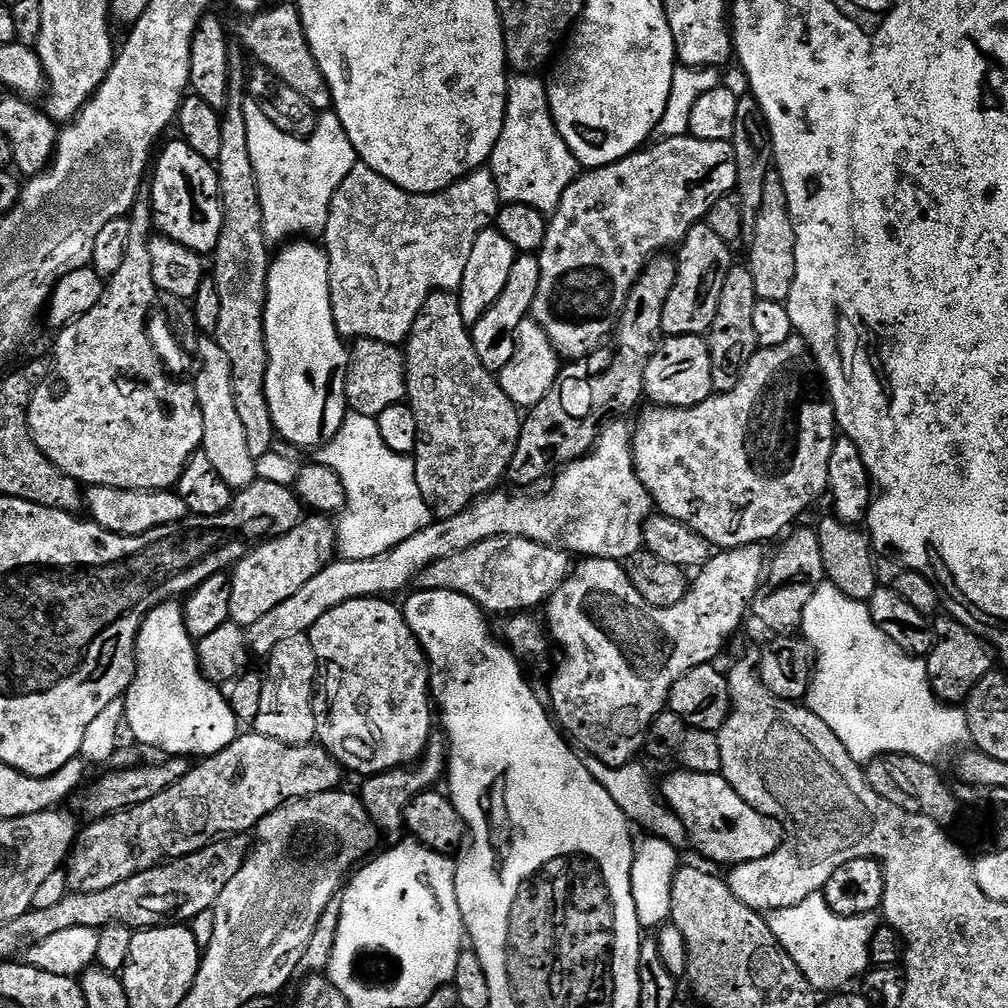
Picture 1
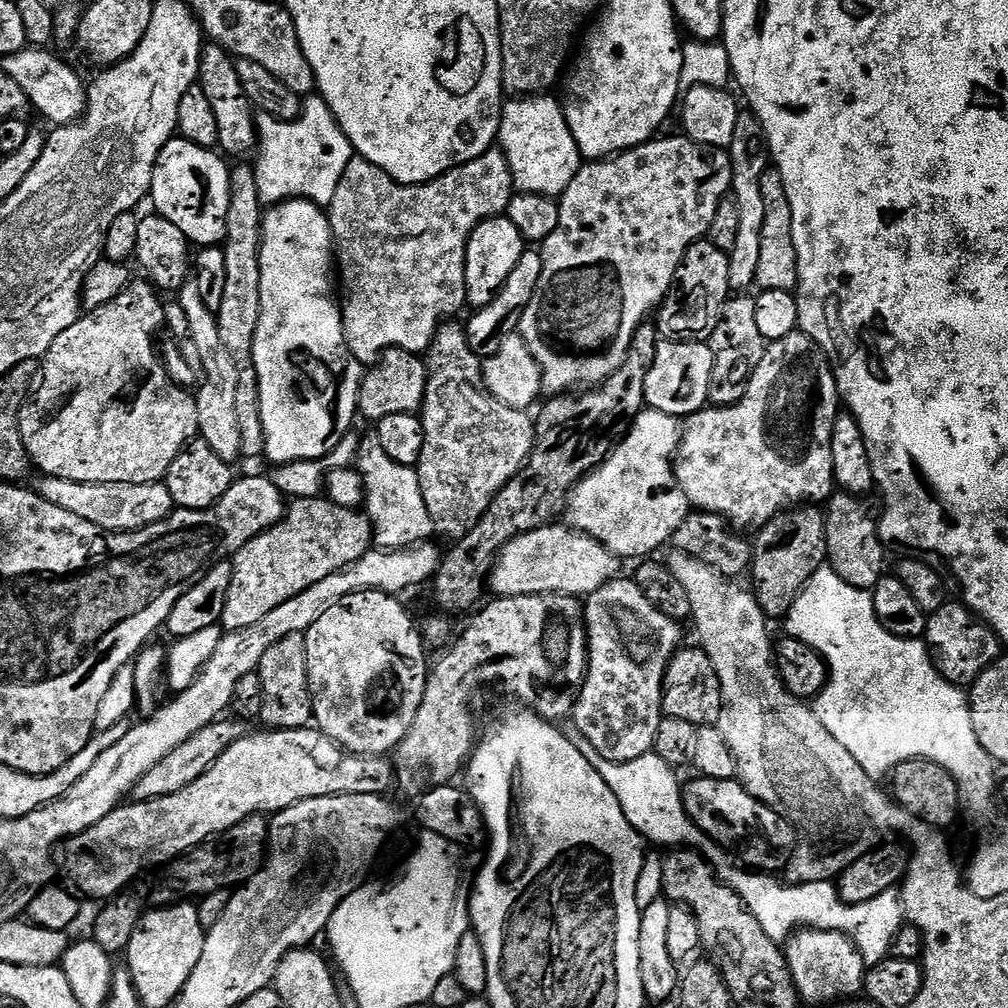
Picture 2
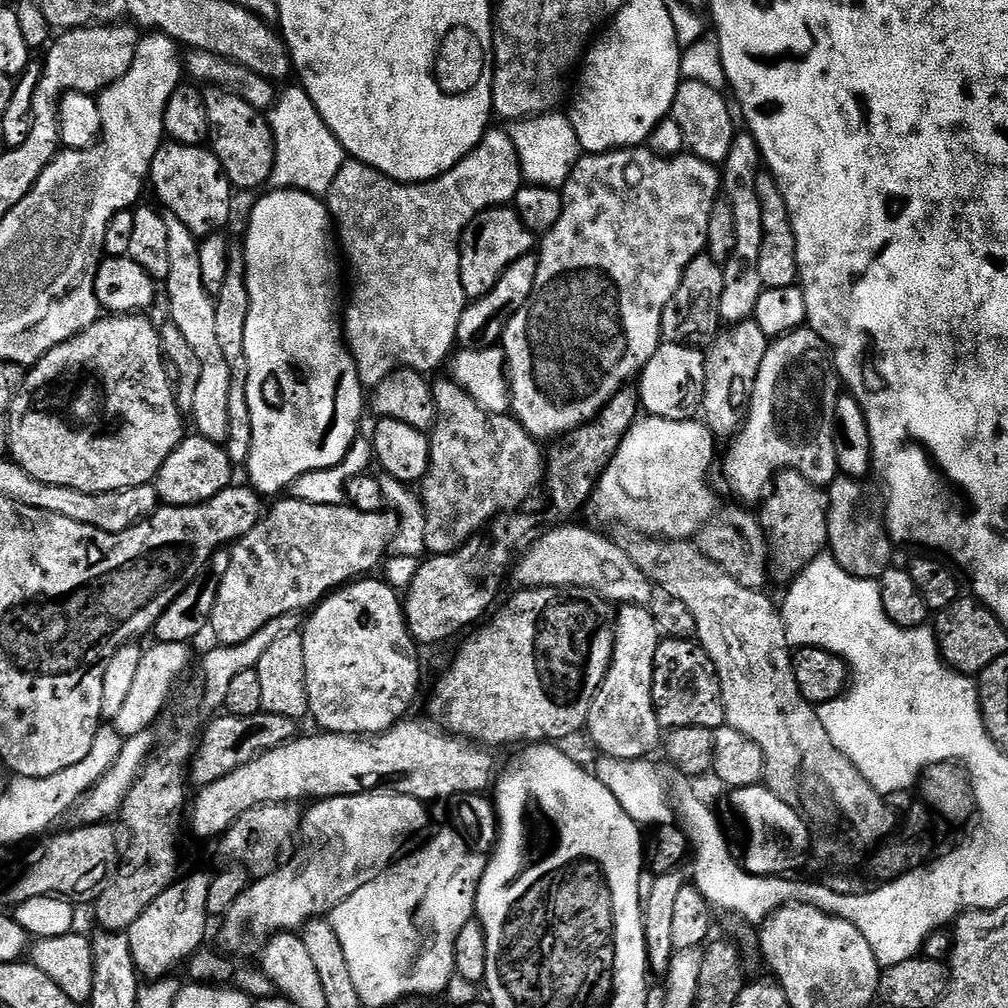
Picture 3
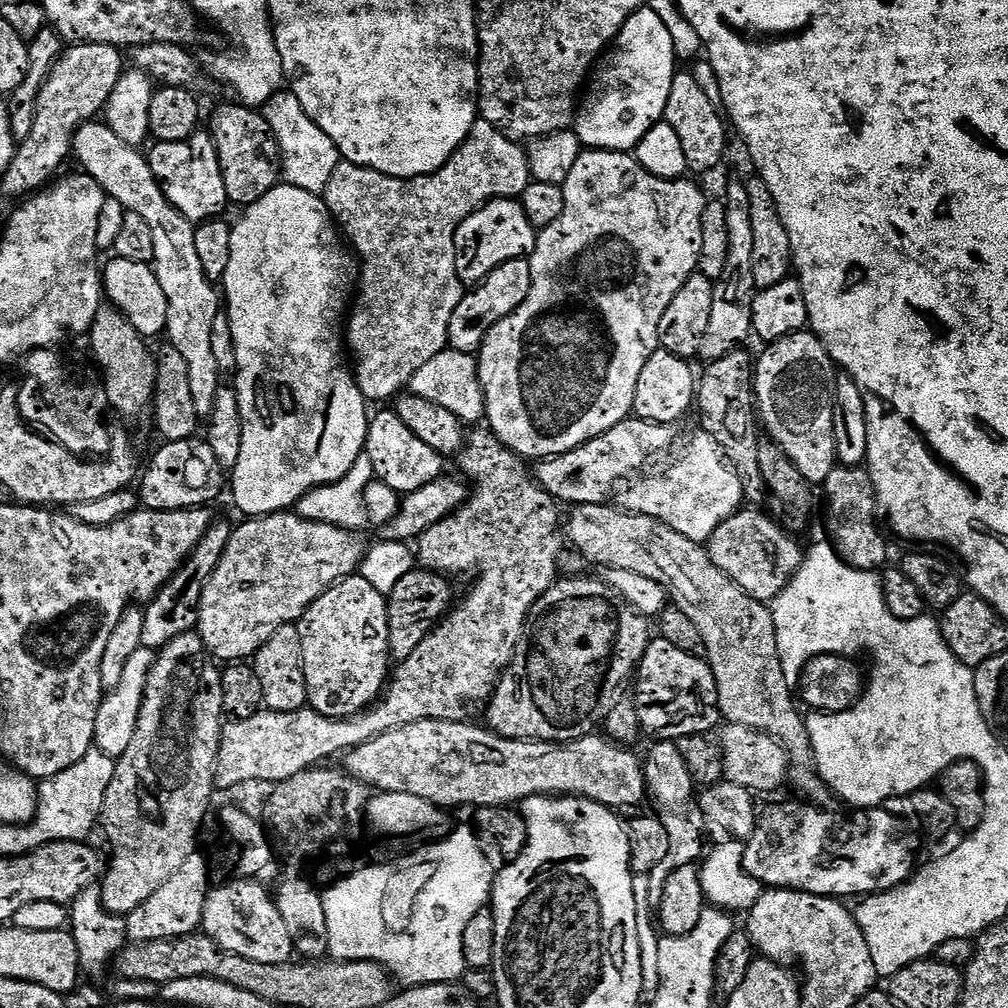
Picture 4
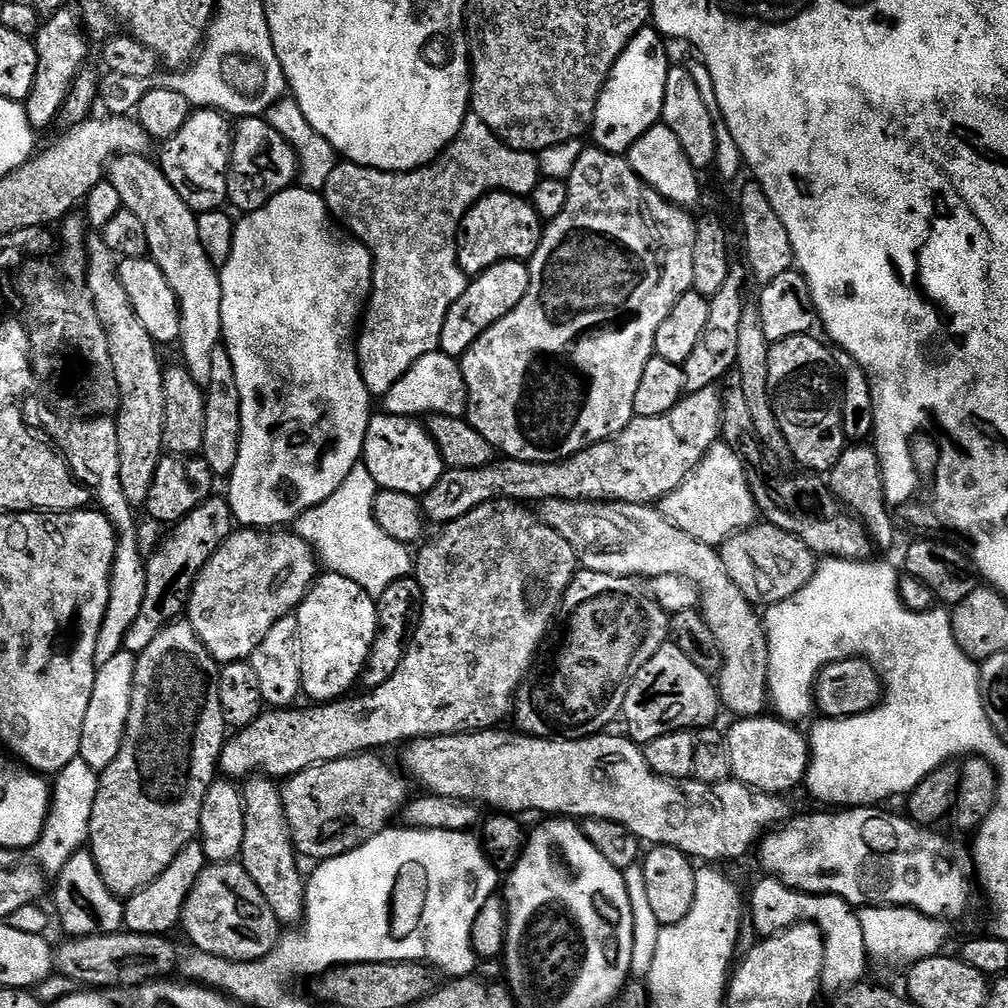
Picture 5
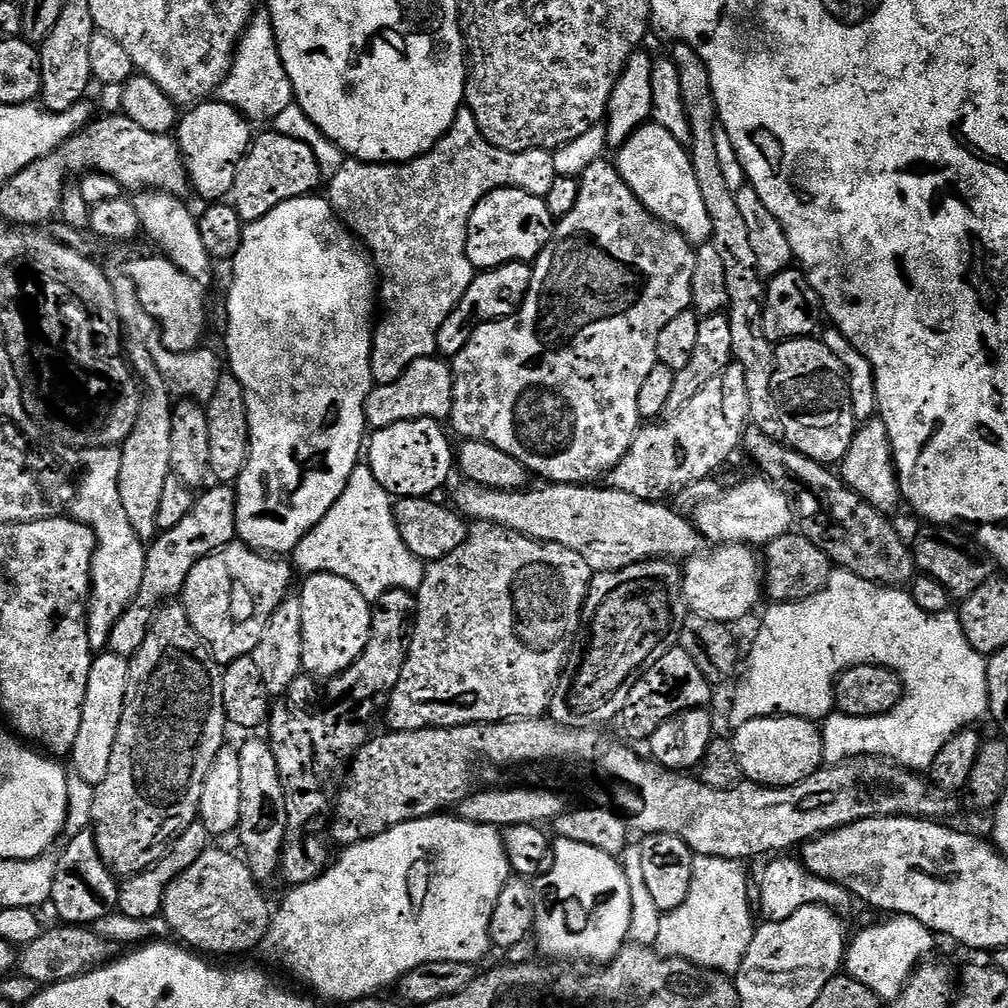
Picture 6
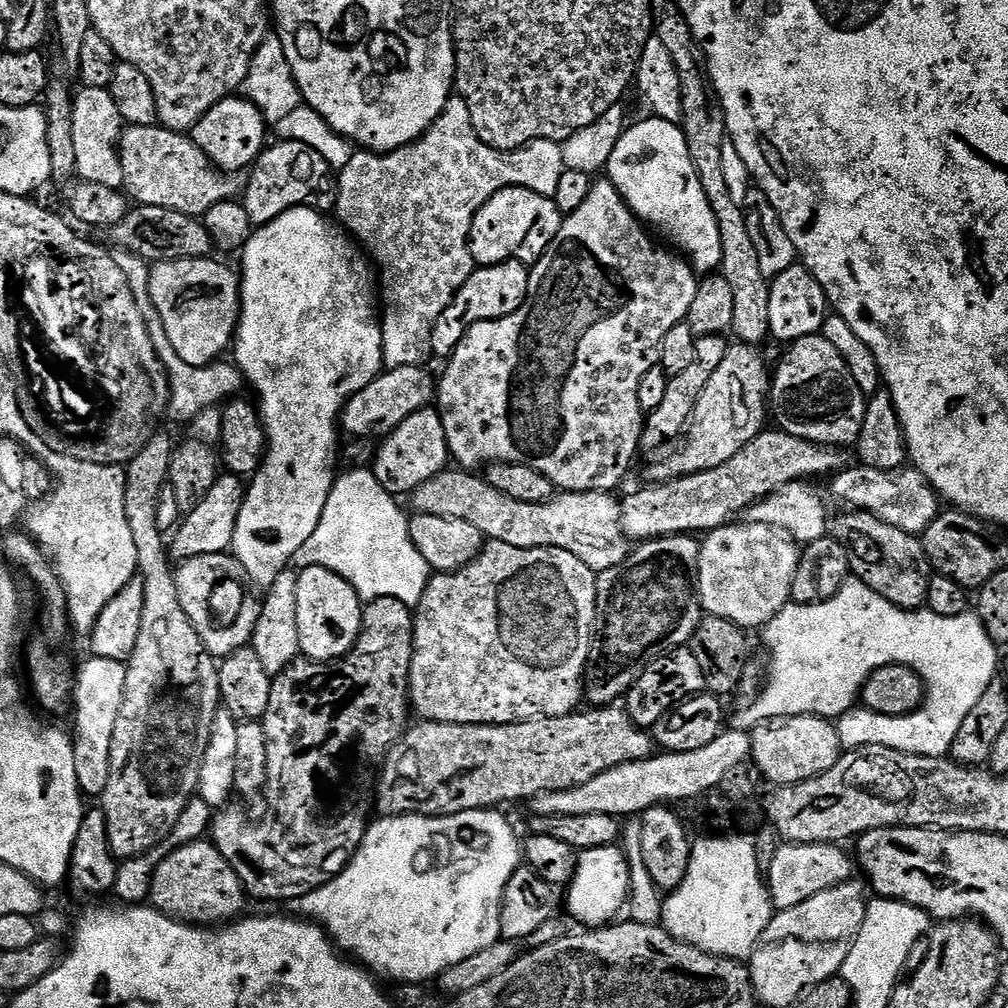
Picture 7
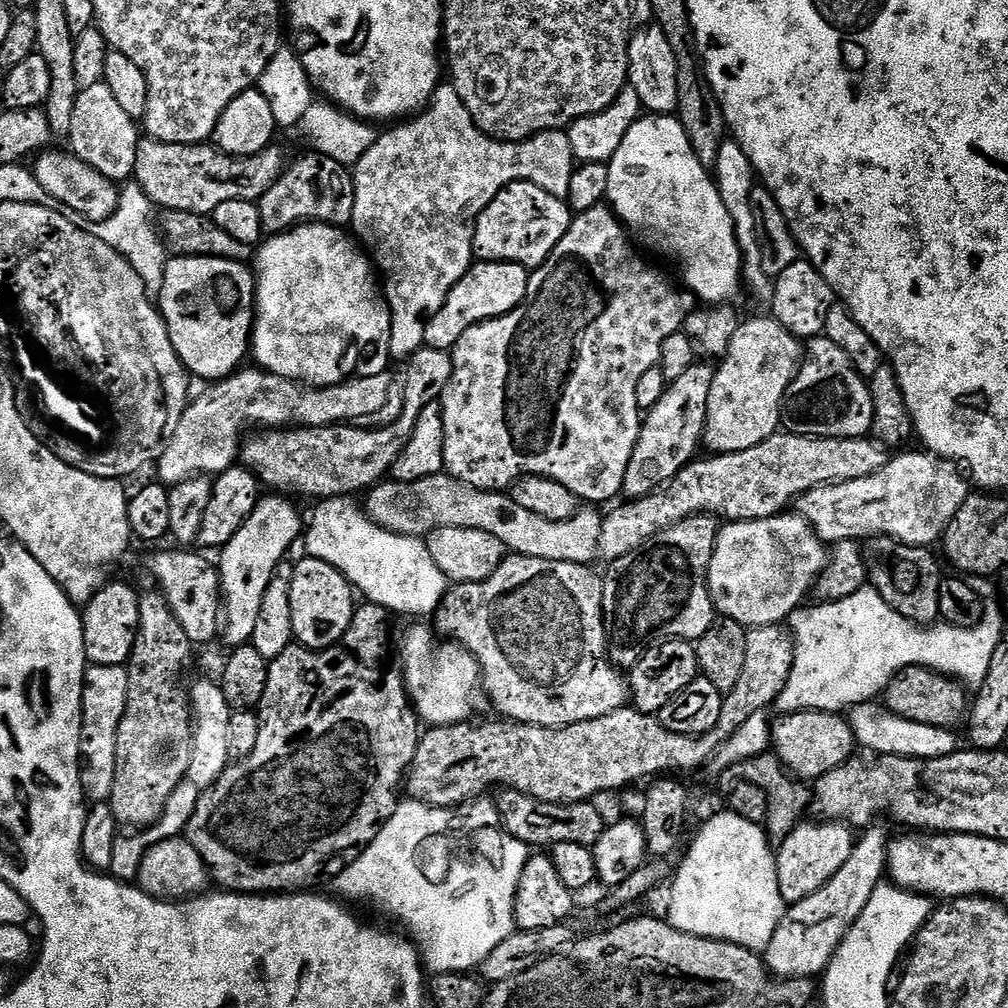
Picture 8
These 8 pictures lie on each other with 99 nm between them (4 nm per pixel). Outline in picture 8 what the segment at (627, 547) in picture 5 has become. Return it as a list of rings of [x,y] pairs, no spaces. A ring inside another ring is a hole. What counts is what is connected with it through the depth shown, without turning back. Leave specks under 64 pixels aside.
[[[447,474],[418,478],[418,482],[385,479],[367,493],[366,513],[369,519],[386,531],[398,535],[424,538],[439,527],[465,527],[484,530],[502,542],[509,553],[530,558],[546,558],[550,562],[593,563],[598,556],[598,538],[602,534],[604,516],[588,506],[566,522],[550,522],[523,506],[503,491],[478,490]]]

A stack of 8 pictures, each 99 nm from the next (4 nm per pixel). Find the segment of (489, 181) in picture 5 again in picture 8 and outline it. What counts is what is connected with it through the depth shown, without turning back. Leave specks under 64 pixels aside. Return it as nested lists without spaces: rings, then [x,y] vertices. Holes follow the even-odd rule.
[[[450,82],[441,83],[436,93],[432,96],[432,100],[428,103],[428,107],[423,112],[411,117],[407,122],[400,122],[389,128],[392,128],[389,132],[381,131],[377,135],[374,146],[370,146],[370,150],[366,150],[366,154],[362,154],[360,161],[354,165],[354,171],[352,172],[354,214],[352,215],[350,228],[354,233],[355,239],[370,253],[371,259],[382,277],[384,299],[387,300],[388,309],[392,315],[392,321],[390,322],[390,357],[393,361],[406,362],[419,348],[425,347],[424,339],[426,338],[426,326],[429,318],[434,314],[438,314],[438,310],[442,310],[450,290],[454,290],[454,286],[458,286],[460,279],[472,267],[474,263],[472,239],[476,229],[476,220],[482,214],[482,210],[486,210],[486,206],[490,206],[490,202],[494,202],[494,198],[503,188],[519,180],[530,182],[534,186],[554,194],[559,200],[567,201],[570,194],[570,178],[574,167],[574,157],[570,150],[568,133],[564,130],[540,132],[528,140],[515,142],[511,140],[495,140],[493,136],[488,136],[476,125],[474,118],[470,118],[470,110],[466,110],[466,102],[462,102],[462,98],[458,98],[458,90]]]

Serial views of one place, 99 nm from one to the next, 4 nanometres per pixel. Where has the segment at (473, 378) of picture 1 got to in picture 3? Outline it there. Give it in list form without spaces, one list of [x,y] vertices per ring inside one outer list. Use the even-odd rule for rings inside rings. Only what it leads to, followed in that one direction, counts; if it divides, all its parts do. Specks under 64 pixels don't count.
[[[445,378],[445,380],[435,381],[435,383],[432,384],[432,397],[434,398],[434,406],[436,407],[436,424],[430,429],[430,458],[432,459],[432,463],[428,465],[428,472],[422,481],[422,487],[424,487],[424,492],[422,491],[422,503],[424,506],[424,517],[426,518],[426,542],[424,546],[431,555],[441,556],[447,552],[453,552],[455,548],[461,548],[474,533],[480,531],[485,524],[490,523],[495,516],[527,505],[524,503],[531,498],[532,491],[534,491],[535,488],[539,489],[546,479],[546,460],[542,455],[541,445],[537,442],[536,438],[529,435],[517,420],[508,414],[485,411],[484,408],[473,402],[471,398],[457,386],[455,380]]]

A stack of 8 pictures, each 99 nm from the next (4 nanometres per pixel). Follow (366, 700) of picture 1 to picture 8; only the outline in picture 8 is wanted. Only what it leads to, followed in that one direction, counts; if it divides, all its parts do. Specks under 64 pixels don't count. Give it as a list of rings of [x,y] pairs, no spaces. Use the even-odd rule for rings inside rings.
[[[303,559],[295,561],[290,582],[290,618],[294,621],[295,643],[313,650],[333,648],[352,621],[354,588],[334,566],[320,560]]]

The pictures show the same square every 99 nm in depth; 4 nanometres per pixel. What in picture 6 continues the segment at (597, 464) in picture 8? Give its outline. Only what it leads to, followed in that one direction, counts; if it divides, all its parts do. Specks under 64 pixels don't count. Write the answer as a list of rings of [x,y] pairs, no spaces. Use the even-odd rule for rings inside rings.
[[[601,158],[590,162],[586,170],[579,176],[580,189],[578,200],[574,202],[574,210],[566,214],[553,227],[552,237],[548,244],[540,251],[531,265],[532,281],[526,298],[520,304],[520,309],[505,320],[492,320],[488,324],[479,324],[473,330],[472,336],[466,342],[463,350],[451,361],[452,369],[452,415],[450,417],[451,431],[457,432],[457,437],[466,440],[485,440],[490,446],[498,446],[498,450],[506,450],[510,458],[518,458],[529,470],[529,473],[541,476],[541,481],[553,484],[583,484],[596,482],[605,474],[612,471],[612,467],[624,457],[630,448],[630,442],[642,427],[638,414],[638,393],[642,390],[642,382],[650,375],[657,364],[656,347],[658,334],[666,322],[678,318],[678,314],[692,308],[690,282],[694,279],[694,258],[696,248],[681,232],[671,228],[669,224],[658,219],[626,186],[620,177],[615,163]]]

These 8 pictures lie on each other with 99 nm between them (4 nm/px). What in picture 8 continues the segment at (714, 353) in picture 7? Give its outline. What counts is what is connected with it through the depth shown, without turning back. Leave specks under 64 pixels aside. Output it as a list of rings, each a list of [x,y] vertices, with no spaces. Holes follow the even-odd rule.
[[[697,362],[692,364],[690,370],[685,370],[679,378],[671,381],[662,394],[662,398],[658,398],[658,402],[654,402],[654,406],[647,409],[640,426],[638,442],[634,446],[634,454],[630,454],[630,466],[626,466],[623,495],[628,500],[641,500],[643,496],[657,492],[659,488],[669,484],[685,466],[697,459],[699,452],[696,451],[701,451],[704,427],[708,421],[710,386],[716,377],[716,368],[708,364],[711,363]]]

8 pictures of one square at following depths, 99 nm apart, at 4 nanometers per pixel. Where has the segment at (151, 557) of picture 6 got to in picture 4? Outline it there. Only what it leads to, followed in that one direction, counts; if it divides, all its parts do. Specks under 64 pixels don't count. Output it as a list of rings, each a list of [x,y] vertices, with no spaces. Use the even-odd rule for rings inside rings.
[[[213,523],[202,542],[188,555],[188,561],[181,566],[162,586],[162,590],[153,599],[147,601],[142,622],[142,645],[145,648],[159,650],[165,648],[174,638],[193,631],[198,622],[198,610],[202,602],[202,592],[206,582],[210,582],[210,574],[218,570],[218,562],[222,562],[222,554],[226,554],[226,542],[230,542],[233,525]]]

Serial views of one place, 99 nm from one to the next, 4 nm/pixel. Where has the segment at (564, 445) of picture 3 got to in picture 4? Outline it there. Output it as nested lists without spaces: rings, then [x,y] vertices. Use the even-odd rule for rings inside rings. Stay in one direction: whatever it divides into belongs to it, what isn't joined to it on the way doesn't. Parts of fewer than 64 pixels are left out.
[[[416,566],[412,572],[403,575],[398,584],[387,594],[388,602],[388,655],[399,662],[410,658],[410,654],[432,631],[434,625],[443,620],[453,607],[453,581],[438,572],[429,572],[423,566]]]

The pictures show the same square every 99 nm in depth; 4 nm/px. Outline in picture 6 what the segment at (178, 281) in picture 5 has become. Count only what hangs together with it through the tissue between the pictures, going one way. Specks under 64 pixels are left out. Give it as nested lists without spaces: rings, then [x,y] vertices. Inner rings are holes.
[[[140,190],[135,193],[134,203],[138,210],[140,227],[143,233],[157,244],[159,251],[168,257],[178,270],[190,274],[192,280],[207,281],[208,271],[214,267],[212,257],[206,254],[206,246],[202,246],[200,221],[190,209],[184,205],[185,201],[179,196],[171,196],[165,192]]]

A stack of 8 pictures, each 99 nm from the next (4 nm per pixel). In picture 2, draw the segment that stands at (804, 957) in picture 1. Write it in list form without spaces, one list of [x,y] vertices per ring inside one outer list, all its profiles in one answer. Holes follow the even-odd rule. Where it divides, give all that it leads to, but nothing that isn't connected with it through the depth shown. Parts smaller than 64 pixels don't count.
[[[732,872],[725,875],[725,883],[743,899],[744,905],[762,925],[762,930],[771,940],[784,944],[797,931],[817,928],[819,932],[841,932],[850,937],[862,954],[865,965],[871,966],[887,960],[892,952],[892,942],[901,928],[905,927],[904,906],[895,891],[878,894],[870,902],[847,904],[836,893],[833,881],[810,882],[806,884],[778,884],[767,873]]]

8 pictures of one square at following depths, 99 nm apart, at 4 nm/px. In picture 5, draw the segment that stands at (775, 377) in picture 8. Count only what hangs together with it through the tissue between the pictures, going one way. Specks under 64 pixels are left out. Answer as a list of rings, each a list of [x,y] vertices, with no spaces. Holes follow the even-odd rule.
[[[716,388],[689,392],[666,414],[635,415],[612,439],[584,448],[565,460],[543,464],[496,458],[491,464],[474,470],[448,468],[436,485],[424,493],[423,514],[431,523],[433,520],[436,526],[443,526],[495,500],[591,500],[655,505],[678,490],[721,439],[723,405]]]

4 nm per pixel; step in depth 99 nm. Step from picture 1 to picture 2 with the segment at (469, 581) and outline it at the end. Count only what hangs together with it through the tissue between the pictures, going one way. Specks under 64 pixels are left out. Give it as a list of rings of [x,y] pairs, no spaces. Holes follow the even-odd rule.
[[[567,526],[556,527],[530,530],[502,549],[486,576],[493,597],[559,594],[584,598],[621,575],[621,557],[582,532],[574,532]]]

